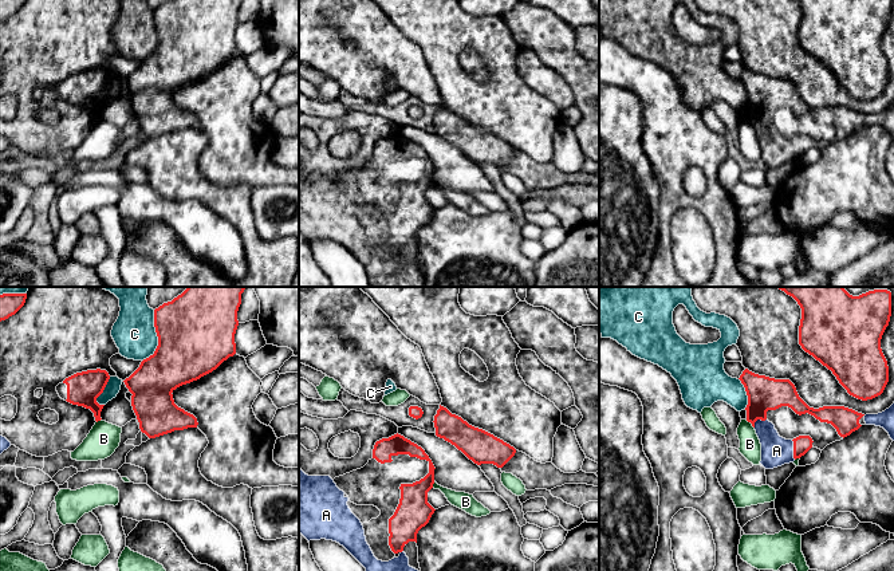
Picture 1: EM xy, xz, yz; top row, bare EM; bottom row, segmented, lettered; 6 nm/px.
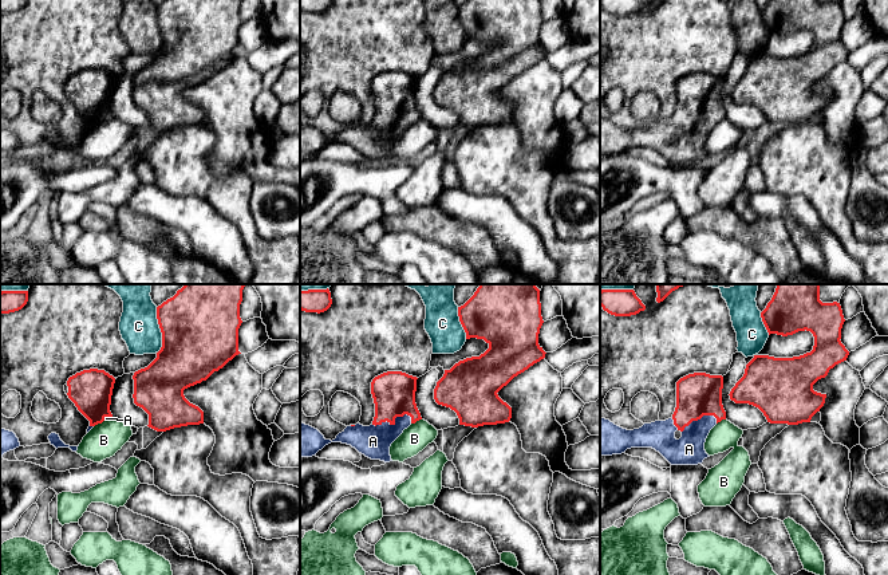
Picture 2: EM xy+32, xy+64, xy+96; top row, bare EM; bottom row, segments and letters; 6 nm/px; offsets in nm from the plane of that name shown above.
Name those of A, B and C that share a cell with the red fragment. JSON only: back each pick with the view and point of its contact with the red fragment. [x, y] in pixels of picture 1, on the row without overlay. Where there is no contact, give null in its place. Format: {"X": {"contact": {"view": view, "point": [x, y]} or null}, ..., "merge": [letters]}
{"A": {"contact": {"view": "yz", "point": [794, 149]}}, "merge": ["A"]}

